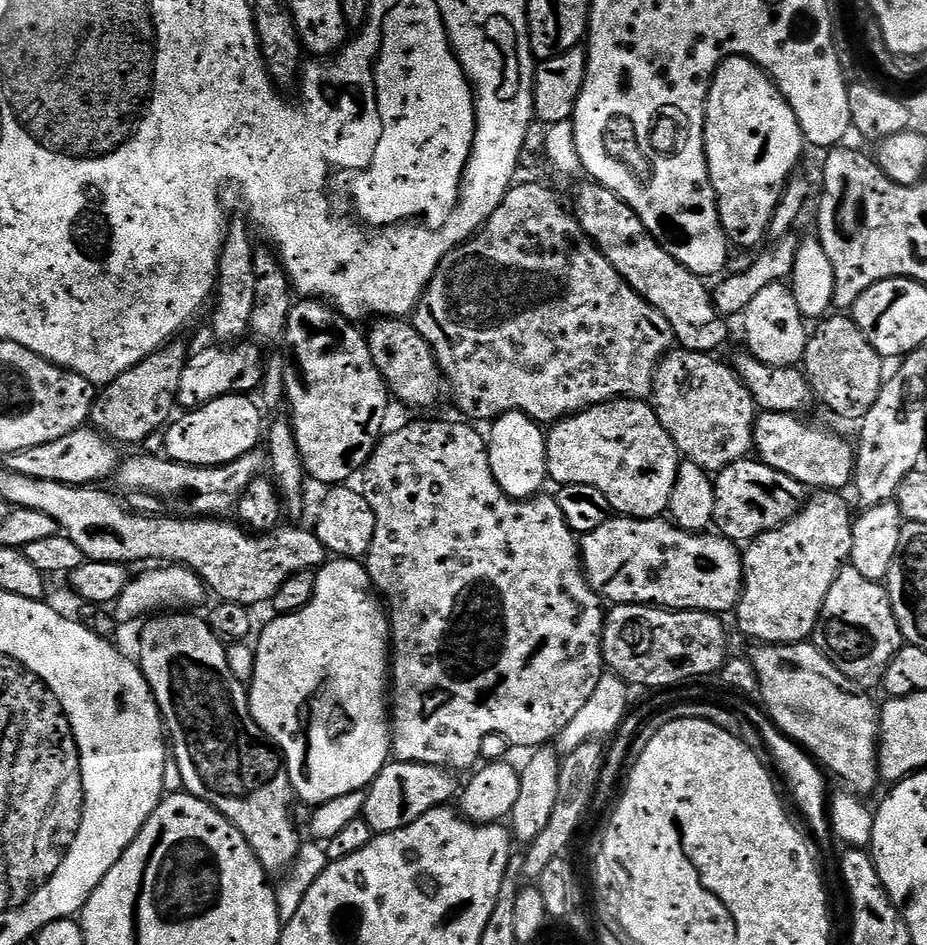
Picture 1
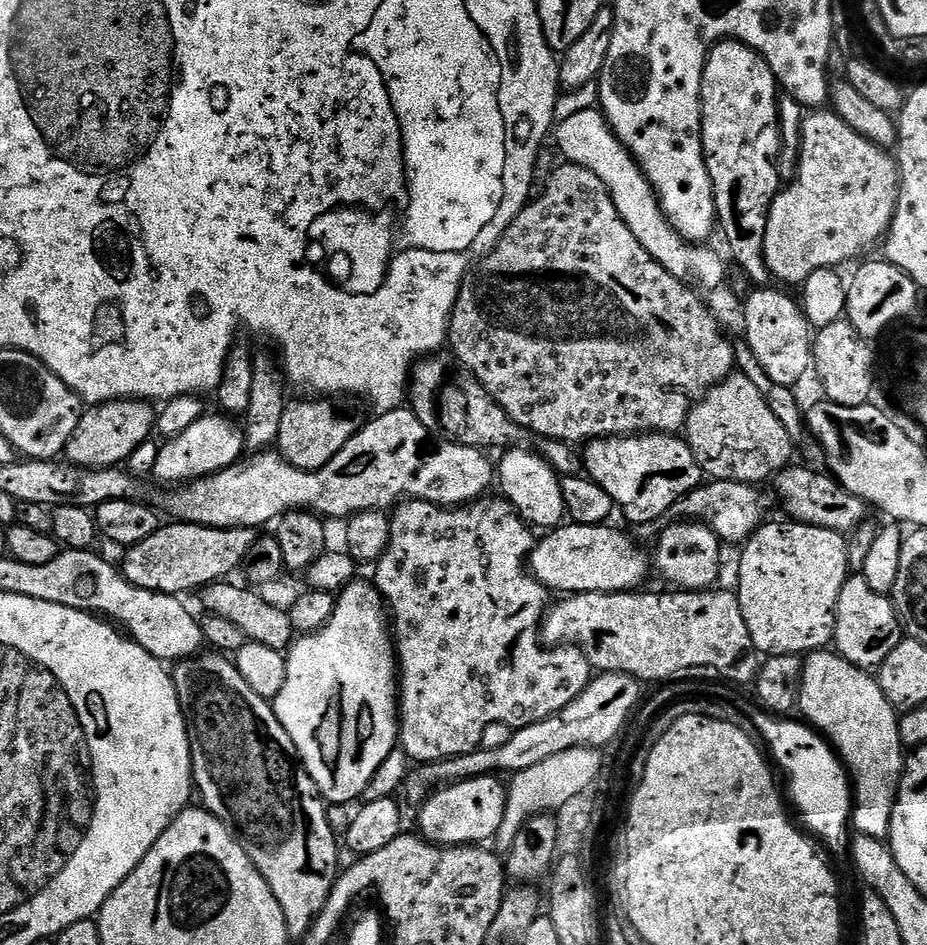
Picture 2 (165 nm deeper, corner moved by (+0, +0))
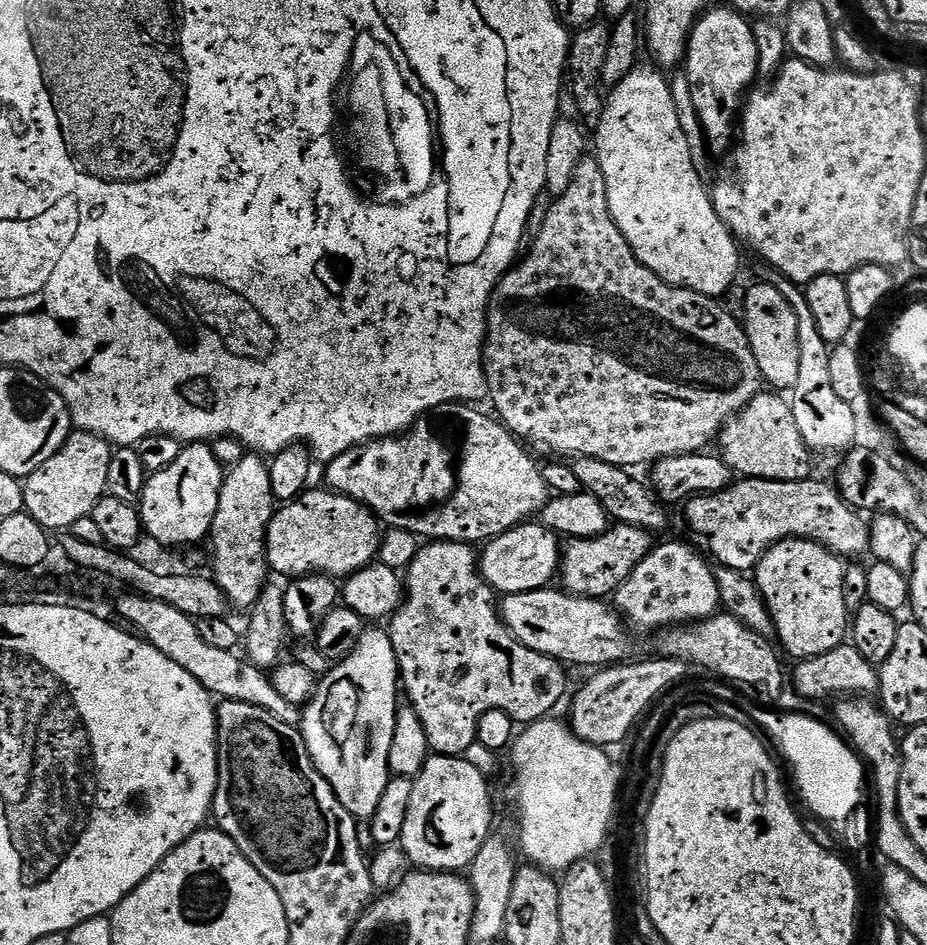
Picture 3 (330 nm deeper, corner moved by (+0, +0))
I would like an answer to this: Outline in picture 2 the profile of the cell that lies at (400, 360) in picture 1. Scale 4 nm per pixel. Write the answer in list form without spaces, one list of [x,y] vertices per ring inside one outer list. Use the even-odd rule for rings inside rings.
[[[433,354],[425,356],[412,365],[407,399],[410,401],[412,413],[440,440],[449,440],[467,448],[513,448],[534,449],[536,455],[555,470],[557,476],[578,476],[582,472],[582,456],[567,440],[551,440],[545,436],[535,437],[520,428],[494,402],[494,398],[484,389],[482,382],[478,382],[476,375],[464,367],[455,355]],[[412,400],[412,401],[411,401]],[[536,444],[536,445],[535,445]]]

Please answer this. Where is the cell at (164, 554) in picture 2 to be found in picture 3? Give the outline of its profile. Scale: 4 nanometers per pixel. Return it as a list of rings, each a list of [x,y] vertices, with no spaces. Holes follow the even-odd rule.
[[[324,486],[314,488],[301,492],[297,499],[285,503],[269,522],[269,569],[275,575],[285,578],[313,574],[333,578],[353,576],[377,559],[382,535],[381,521],[366,505],[354,498],[333,492]]]

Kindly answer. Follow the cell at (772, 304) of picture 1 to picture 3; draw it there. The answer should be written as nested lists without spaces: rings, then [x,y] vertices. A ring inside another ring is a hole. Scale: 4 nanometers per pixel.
[[[757,282],[744,296],[742,323],[763,383],[776,390],[791,390],[798,382],[798,318],[790,302],[774,286]]]

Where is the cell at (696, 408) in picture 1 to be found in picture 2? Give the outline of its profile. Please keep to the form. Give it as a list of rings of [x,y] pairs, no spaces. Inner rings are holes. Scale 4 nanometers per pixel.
[[[743,374],[727,376],[696,401],[682,432],[698,466],[712,480],[737,480],[760,486],[763,480],[771,481],[777,472],[793,463],[794,437],[774,418],[758,386]]]

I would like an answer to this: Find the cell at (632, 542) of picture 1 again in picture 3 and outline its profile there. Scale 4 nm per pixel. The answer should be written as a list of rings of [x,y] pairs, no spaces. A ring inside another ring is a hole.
[[[543,523],[518,524],[500,536],[493,536],[483,548],[478,556],[480,576],[497,594],[509,596],[533,592],[549,587],[557,579],[562,559],[562,540],[557,533],[544,527]]]

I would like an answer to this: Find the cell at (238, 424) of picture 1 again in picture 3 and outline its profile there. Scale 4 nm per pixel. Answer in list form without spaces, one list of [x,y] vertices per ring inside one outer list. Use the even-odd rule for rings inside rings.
[[[192,442],[181,447],[175,462],[166,466],[166,470],[151,473],[144,487],[138,507],[146,535],[171,550],[180,550],[183,544],[207,541],[218,510],[225,473],[225,466],[220,464],[207,443]]]

